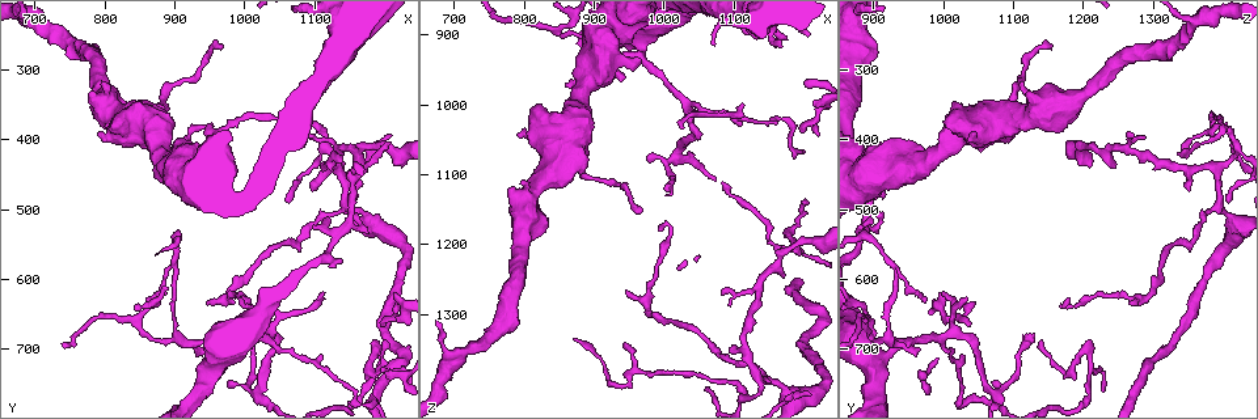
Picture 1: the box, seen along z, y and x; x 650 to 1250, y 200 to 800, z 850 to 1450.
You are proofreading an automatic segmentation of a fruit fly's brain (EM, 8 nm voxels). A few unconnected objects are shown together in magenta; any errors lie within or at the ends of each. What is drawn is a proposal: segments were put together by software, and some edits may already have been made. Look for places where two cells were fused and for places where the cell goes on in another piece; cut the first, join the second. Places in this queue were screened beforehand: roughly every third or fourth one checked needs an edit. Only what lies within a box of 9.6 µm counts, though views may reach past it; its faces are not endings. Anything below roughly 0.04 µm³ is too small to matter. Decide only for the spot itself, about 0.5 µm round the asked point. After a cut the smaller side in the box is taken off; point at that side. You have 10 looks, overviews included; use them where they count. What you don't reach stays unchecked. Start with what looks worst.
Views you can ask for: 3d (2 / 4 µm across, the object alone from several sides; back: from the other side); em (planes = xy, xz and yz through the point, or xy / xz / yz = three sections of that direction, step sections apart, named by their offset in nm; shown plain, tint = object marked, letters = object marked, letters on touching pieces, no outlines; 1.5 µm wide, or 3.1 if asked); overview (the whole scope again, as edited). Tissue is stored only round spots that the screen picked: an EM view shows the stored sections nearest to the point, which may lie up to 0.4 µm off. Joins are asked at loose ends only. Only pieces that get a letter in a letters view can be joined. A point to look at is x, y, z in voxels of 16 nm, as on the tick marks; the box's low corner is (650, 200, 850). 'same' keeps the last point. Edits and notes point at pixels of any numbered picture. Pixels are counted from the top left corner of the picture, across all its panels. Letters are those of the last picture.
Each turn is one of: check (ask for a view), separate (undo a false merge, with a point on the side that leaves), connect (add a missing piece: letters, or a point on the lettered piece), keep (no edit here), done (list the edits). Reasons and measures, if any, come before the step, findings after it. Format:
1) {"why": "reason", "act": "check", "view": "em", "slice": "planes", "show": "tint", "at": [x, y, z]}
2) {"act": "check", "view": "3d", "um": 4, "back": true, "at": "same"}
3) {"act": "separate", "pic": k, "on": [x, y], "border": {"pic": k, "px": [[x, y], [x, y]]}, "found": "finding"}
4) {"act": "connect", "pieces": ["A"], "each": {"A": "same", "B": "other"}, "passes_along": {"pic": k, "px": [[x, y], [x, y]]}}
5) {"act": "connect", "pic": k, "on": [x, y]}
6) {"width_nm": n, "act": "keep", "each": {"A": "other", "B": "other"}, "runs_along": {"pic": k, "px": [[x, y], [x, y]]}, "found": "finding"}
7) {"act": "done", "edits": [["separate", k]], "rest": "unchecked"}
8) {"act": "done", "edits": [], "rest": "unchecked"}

{"why": "thick end", "act": "check", "view": "em", "slice": "xy", "step": 8, "show": "letters", "at": [795, 315, 1110]}

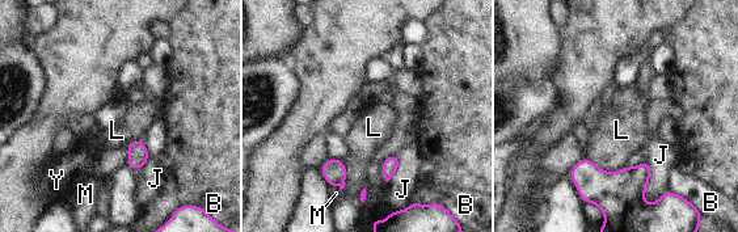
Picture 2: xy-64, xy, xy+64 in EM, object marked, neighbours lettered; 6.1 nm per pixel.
{"act": "check", "view": "em", "slice": "planes", "show": "letters", "at": "same"}

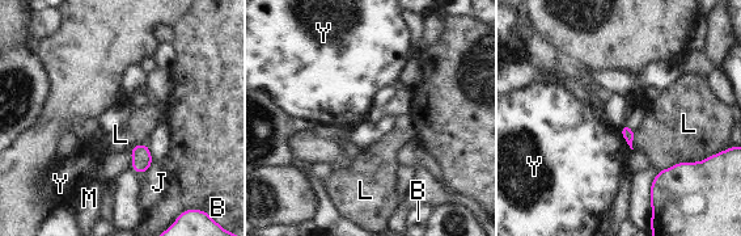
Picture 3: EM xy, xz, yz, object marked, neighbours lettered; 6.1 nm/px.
{"longest_contact_nm": ["L", 280], "act": "keep", "each": {"B": "other", "J": "other", "L": "other", "M": "other", "Y": "other"}, "border": {"pic": 3, "px": [[618, 129], [630, 147]]}, "found": "no lettered piece goes on from it"}

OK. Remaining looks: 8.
{"act": "check", "view": "3d", "um": 2, "back": true, "at": [975, 755, 1080]}

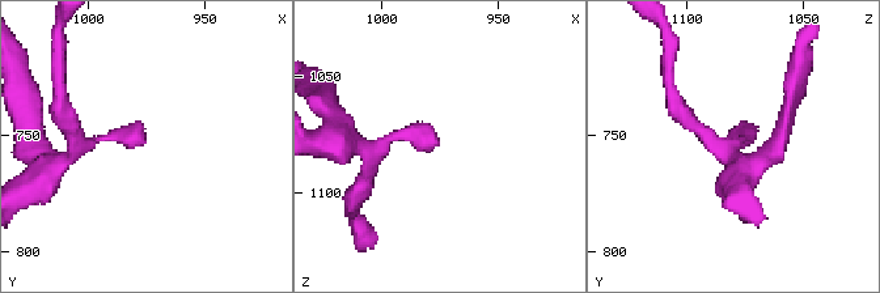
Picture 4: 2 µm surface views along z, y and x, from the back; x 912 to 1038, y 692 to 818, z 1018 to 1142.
{"why": "now the EM", "act": "check", "view": "em", "slice": "yz", "step": 8, "show": "letters", "at": [976, 752, 1080]}

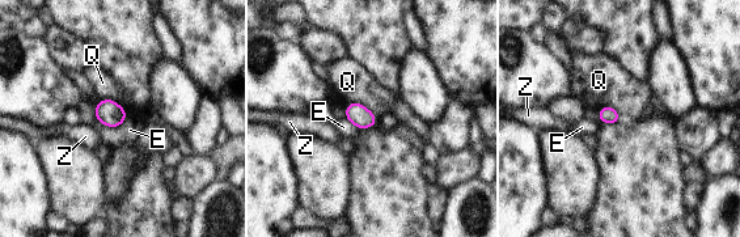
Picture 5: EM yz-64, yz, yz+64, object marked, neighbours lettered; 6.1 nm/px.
{"act": "check", "view": "em", "slice": "planes", "show": "letters", "at": "same"}

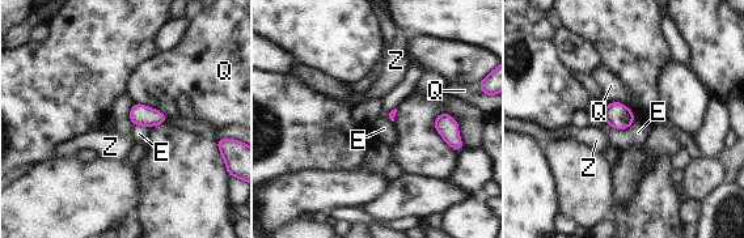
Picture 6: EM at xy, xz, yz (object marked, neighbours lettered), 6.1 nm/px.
{"act": "keep", "each": {"E": "other", "Q": "other", "Z": "other"}, "border": {"pic": 6, "px": [[635, 119], [626, 128], [605, 124]]}, "found": "no lettered piece goes on from it"}

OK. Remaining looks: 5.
{"why": "thin end", "act": "check", "view": "em", "slice": "planes", "show": "letters", "at": [1085, 390, 1275]}

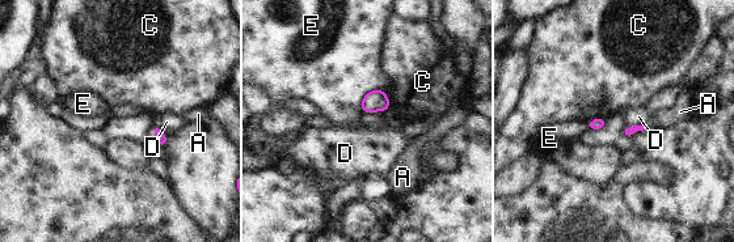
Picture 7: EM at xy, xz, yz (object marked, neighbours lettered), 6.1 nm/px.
{"width_nm": 130, "act": "keep", "each": {"A": "other", "C": "other", "D": "other", "E": "other"}, "border": {"pic": 7, "px": [[380, 88], [363, 97], [361, 113]]}, "found": "no lettered piece goes on from it"}

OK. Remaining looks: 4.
{"why": "end of a long branch", "act": "check", "view": "em", "slice": "xz", "step": 4, "show": "letters", "at": [970, 265, 1155]}

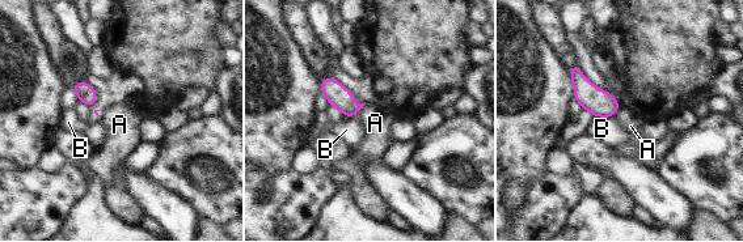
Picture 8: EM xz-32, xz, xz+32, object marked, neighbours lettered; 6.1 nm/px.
{"act": "keep", "each": {"A": "other", "B": "other"}, "border": {"pic": 8, "px": [[364, 105], [353, 117]]}, "found": "none of them fits"}

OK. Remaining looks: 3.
{"act": "done", "edits": [], "rest": "unchecked"}

